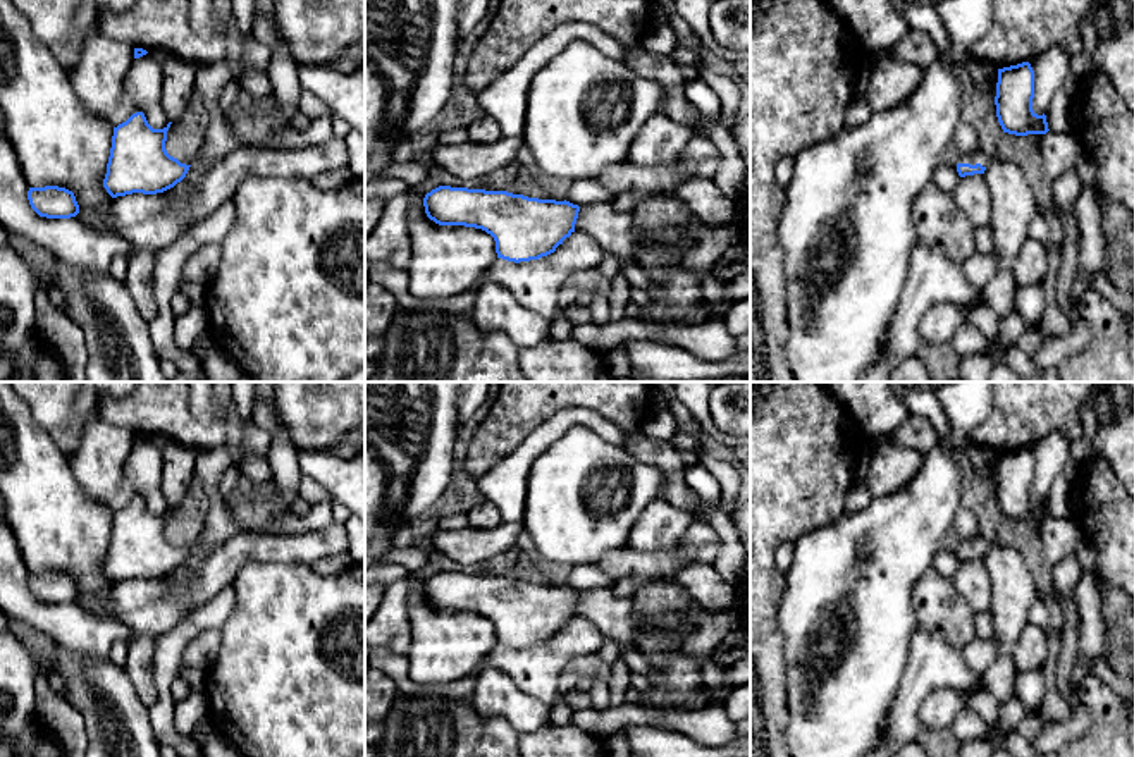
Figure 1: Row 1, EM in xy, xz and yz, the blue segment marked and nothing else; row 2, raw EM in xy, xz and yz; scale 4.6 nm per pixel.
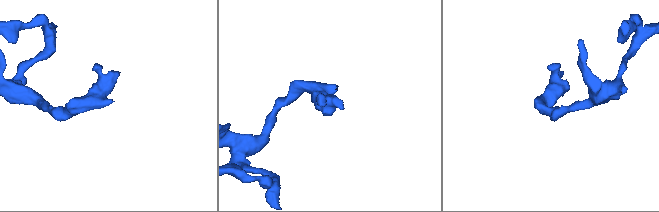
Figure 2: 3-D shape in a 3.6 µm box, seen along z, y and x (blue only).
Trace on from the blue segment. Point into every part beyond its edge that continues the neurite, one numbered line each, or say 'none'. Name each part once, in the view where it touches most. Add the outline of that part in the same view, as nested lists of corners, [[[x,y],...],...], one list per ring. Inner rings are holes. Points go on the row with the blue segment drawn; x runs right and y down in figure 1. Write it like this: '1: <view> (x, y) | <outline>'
1: yz (976, 157) | [[[977,148],[972,153],[958,157],[958,163],[971,163],[971,165],[981,163],[983,167],[988,167],[988,162],[989,158],[986,157],[986,153],[981,148]]]

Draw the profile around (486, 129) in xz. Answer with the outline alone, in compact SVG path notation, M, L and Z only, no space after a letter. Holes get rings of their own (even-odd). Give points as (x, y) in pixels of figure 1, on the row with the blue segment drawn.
M484 114L478 120L468 126L468 141L490 145L502 138L501 127L492 115Z

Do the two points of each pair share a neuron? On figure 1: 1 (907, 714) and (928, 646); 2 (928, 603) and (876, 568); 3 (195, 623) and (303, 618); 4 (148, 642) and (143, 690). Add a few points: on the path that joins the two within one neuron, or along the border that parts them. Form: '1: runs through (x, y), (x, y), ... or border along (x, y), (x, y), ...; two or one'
1: runs through (909, 697), (928, 670), (928, 663); one
2: border along (931, 566), (914, 589), (918, 627); two
3: border along (233, 584), (234, 608), (219, 628); two
4: runs through (143, 654), (143, 678); one

